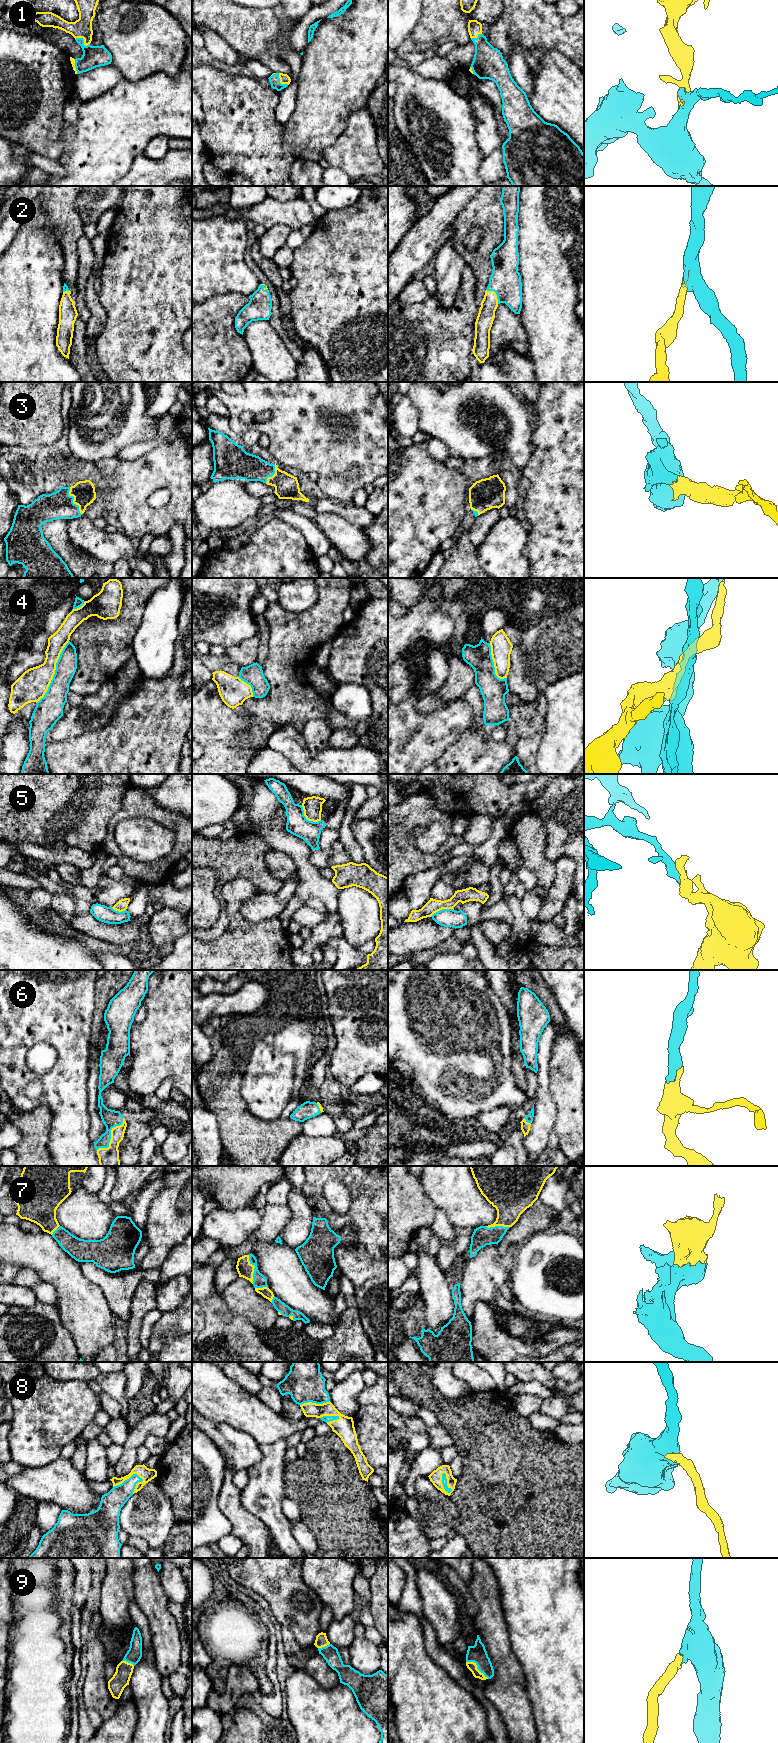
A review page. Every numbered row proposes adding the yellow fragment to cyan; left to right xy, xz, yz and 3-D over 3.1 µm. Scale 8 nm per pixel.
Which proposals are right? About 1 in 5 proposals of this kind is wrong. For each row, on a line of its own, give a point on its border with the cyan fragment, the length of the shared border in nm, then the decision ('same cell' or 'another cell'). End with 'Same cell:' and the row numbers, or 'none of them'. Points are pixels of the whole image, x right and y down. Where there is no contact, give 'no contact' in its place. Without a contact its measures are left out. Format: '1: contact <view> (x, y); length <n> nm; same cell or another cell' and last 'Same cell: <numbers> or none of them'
1: contact xy (83, 40); length 130 nm; same cell
2: contact yz (496, 294); length 160 nm; same cell
3: contact xy (72, 501); length 240 nm; same cell
4: contact xy (55, 672); length 550 nm; another cell
5: contact xz (306, 819); length 200 nm; another cell
6: contact xy (110, 1136); length 340 nm; same cell
7: contact xz (254, 1269); length 240 nm; same cell
8: contact xy (129, 1478); length 260 nm; same cell
9: contact yz (477, 1667); length 240 nm; same cell
Same cell: 1, 2, 3, 6, 7, 8, 9

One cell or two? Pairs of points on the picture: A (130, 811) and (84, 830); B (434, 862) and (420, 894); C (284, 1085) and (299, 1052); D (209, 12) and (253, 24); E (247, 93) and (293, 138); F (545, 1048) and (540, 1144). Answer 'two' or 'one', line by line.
A: two
B: two
C: two
D: one
E: two
F: one

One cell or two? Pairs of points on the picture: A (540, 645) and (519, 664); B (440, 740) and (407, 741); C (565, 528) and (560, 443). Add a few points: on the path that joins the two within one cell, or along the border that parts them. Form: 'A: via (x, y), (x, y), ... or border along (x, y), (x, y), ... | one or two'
A: border along (520, 645), (524, 653) | two
B: via (432, 740), (415, 740) | one
C: via (565, 507), (565, 495), (562, 492), (562, 464) | one

